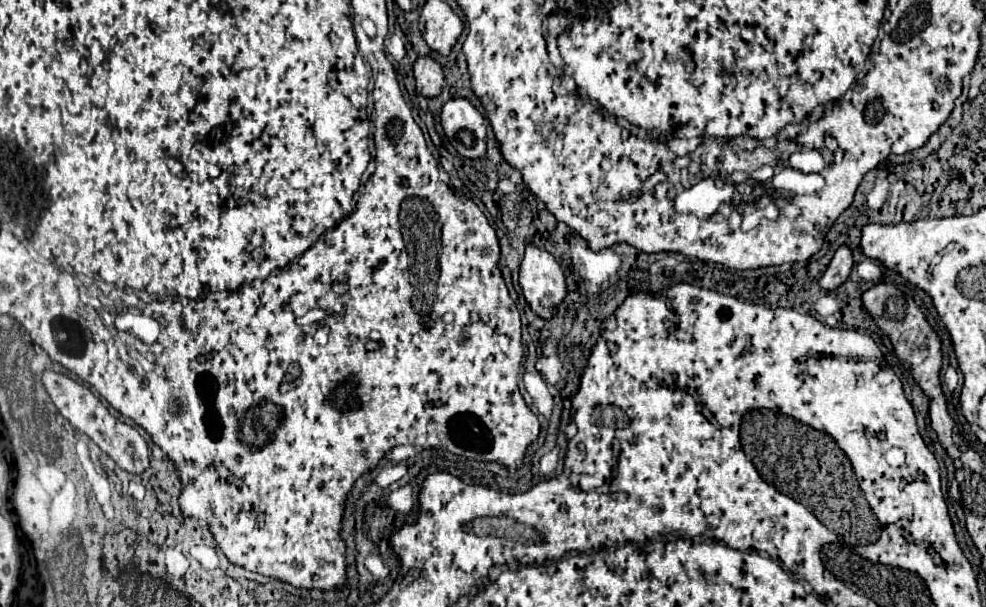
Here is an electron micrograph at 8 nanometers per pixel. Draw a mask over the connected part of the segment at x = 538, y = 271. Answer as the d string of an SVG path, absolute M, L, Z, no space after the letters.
M532 244L526 246L526 254L524 254L524 260L522 260L522 266L520 266L520 286L522 286L522 292L524 292L530 308L544 320L550 320L556 314L558 306L562 304L562 300L568 294L564 274L560 270L558 262L554 260L554 256L548 254L546 250L532 246Z

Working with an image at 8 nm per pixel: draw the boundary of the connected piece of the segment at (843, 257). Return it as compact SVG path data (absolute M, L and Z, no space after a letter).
M840 246L840 248L836 250L830 266L826 268L826 272L824 272L824 274L820 276L820 280L818 280L820 288L822 288L822 290L828 290L828 292L836 290L840 284L846 282L852 266L854 266L854 262L852 262L852 252L850 252L850 248L848 248L848 246Z

